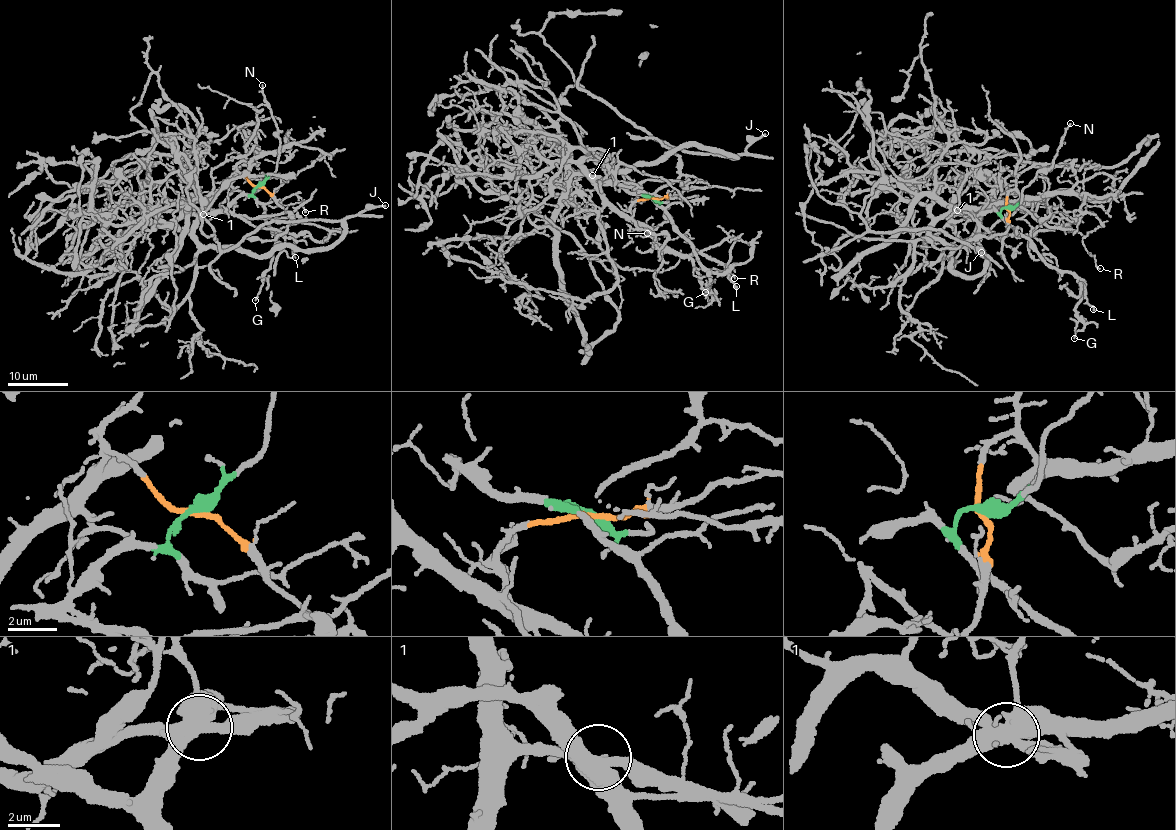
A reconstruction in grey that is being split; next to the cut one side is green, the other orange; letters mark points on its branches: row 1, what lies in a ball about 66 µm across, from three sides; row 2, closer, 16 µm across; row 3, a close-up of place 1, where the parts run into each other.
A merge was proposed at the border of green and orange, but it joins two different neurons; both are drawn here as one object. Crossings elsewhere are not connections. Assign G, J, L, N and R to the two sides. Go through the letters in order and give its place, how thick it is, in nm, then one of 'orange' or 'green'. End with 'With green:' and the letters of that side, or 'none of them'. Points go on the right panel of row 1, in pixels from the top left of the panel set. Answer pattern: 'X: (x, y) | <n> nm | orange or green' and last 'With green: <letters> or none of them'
G: (1074, 338) | 130 nm | green
J: (981, 252) | 190 nm | orange
L: (1093, 309) | 130 nm | green
N: (1070, 123) | 110 nm | green
R: (1100, 268) | 120 nm | orange
With green: G, L, N

